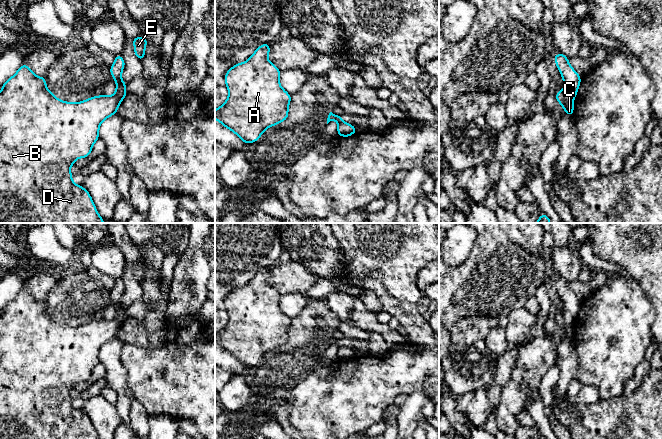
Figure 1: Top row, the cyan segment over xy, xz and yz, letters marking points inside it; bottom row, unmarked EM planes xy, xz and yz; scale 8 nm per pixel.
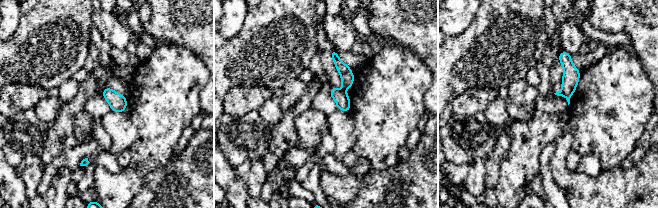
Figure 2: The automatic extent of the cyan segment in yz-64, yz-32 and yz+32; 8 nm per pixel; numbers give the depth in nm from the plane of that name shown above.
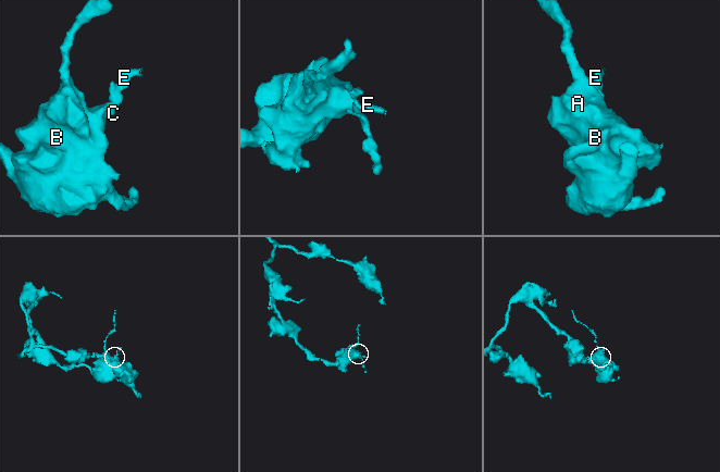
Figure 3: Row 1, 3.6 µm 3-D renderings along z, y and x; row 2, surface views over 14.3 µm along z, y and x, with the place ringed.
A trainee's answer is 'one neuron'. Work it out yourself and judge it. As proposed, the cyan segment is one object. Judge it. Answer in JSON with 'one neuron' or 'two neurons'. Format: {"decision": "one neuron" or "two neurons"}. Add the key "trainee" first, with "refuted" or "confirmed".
{"trainee": "refuted", "decision": "two neurons"}

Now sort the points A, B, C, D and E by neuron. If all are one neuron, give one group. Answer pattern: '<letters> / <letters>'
A B C D / E

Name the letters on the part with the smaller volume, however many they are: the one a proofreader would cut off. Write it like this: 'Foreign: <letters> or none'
Foreign: E

